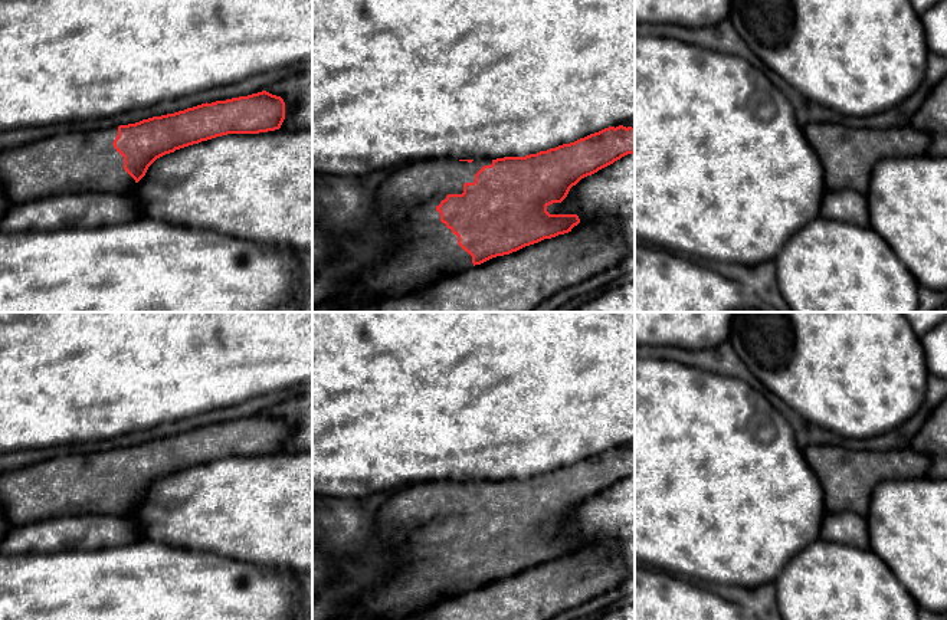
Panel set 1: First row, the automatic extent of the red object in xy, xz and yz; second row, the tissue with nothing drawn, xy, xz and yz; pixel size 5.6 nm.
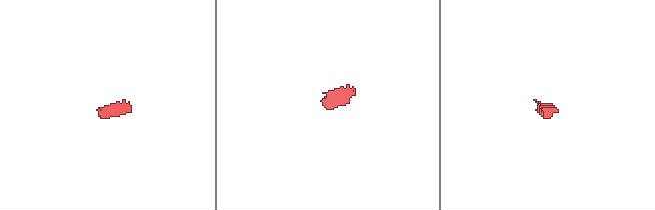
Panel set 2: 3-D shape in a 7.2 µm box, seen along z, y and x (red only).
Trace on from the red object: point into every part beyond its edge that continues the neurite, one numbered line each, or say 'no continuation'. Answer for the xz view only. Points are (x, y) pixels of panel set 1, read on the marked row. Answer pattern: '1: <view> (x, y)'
1: xz (426, 249)

